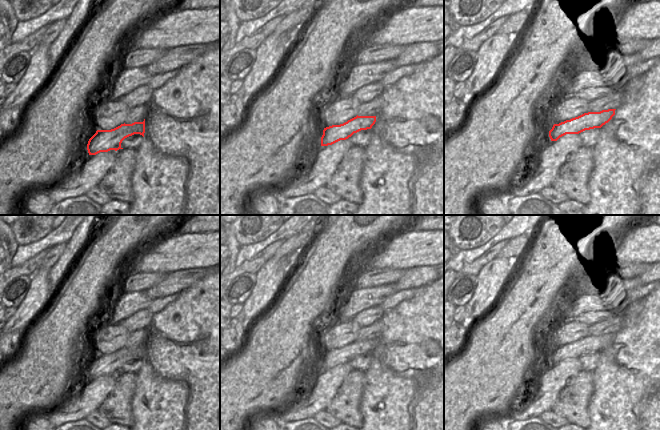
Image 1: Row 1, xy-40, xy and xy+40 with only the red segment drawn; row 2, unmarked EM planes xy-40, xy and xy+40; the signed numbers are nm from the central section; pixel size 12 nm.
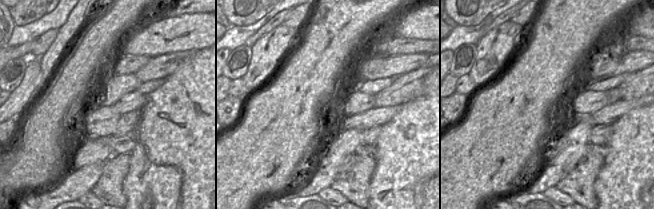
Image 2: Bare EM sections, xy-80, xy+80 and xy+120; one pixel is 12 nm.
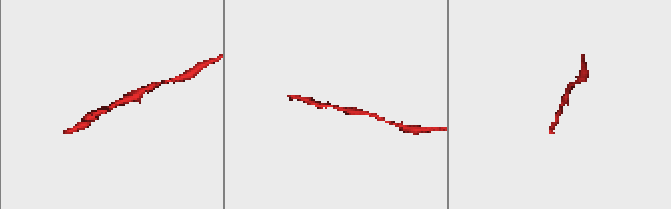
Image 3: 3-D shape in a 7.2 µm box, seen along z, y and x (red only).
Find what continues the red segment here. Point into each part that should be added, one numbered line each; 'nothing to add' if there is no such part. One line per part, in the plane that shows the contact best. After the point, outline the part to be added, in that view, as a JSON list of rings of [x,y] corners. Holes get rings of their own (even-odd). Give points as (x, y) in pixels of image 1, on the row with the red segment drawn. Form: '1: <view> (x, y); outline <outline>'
nothing to add

